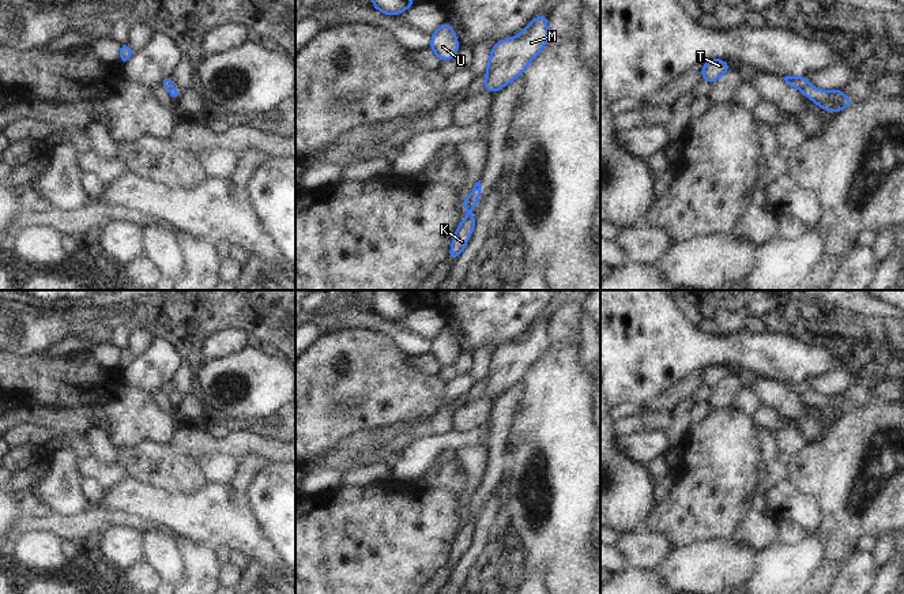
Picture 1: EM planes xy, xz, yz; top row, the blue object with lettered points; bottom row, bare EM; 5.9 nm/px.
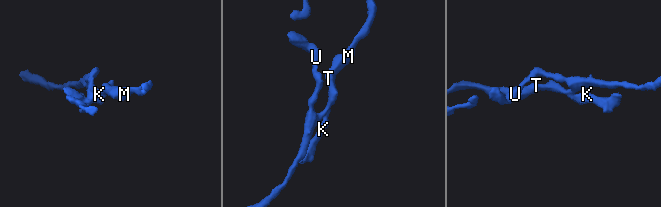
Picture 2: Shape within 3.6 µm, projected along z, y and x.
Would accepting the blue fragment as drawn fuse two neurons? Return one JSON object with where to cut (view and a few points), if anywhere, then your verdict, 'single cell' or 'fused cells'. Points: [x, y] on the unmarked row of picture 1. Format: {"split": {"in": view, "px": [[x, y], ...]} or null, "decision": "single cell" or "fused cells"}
{"split": {"in": "yz", "px": [[809, 390], [802, 395]]}, "decision": "fused cells"}

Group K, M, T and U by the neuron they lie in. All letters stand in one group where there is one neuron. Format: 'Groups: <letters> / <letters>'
Groups: K / M T U

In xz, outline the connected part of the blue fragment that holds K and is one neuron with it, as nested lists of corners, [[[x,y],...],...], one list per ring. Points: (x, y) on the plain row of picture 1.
[[[481,493],[474,495],[470,501],[468,518],[464,526],[459,530],[457,535],[452,542],[452,553],[448,560],[448,565],[455,565],[464,554],[468,544],[475,533],[477,525],[472,522],[472,514],[481,504]]]

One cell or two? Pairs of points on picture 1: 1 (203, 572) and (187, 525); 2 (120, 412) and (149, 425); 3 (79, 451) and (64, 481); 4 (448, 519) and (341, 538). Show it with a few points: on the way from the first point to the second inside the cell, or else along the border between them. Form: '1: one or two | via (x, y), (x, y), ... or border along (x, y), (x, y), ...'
1: two | border along (184, 538), (204, 542), (213, 548)
2: one | via (127, 412), (142, 421)
3: two | border along (49, 439), (64, 442), (78, 458)
4: one | via (421, 530), (407, 538), (368, 538)

